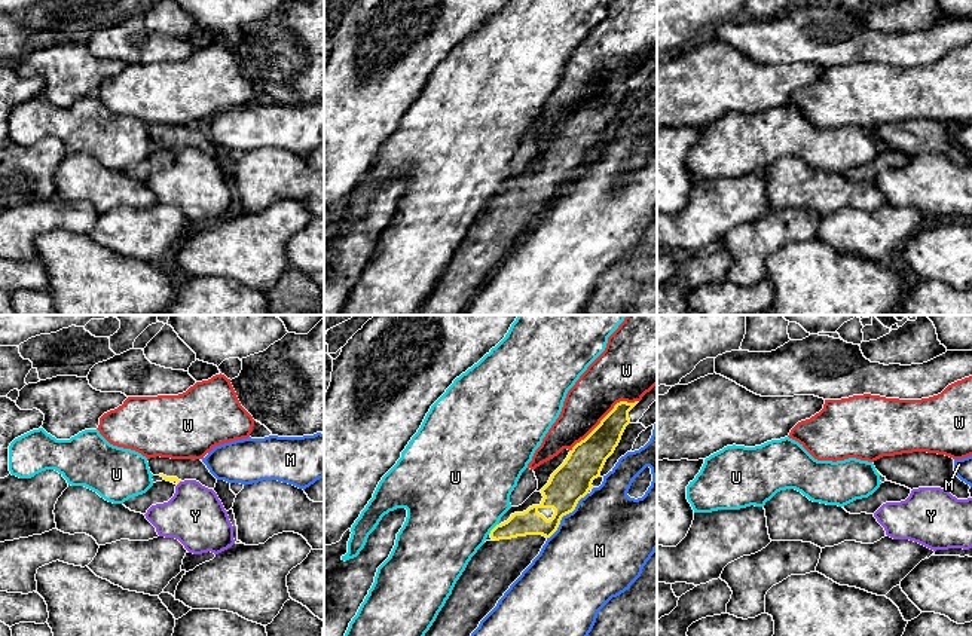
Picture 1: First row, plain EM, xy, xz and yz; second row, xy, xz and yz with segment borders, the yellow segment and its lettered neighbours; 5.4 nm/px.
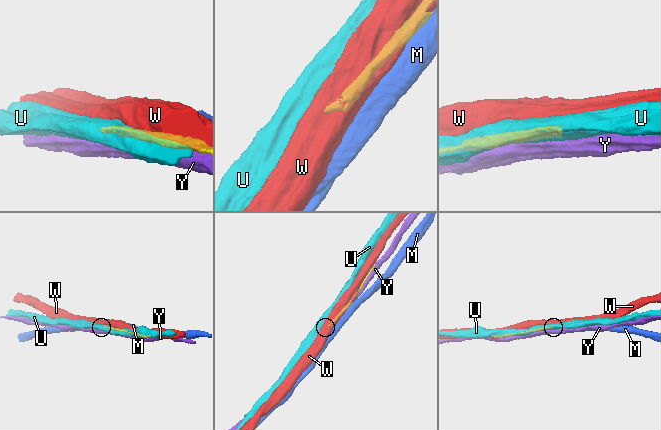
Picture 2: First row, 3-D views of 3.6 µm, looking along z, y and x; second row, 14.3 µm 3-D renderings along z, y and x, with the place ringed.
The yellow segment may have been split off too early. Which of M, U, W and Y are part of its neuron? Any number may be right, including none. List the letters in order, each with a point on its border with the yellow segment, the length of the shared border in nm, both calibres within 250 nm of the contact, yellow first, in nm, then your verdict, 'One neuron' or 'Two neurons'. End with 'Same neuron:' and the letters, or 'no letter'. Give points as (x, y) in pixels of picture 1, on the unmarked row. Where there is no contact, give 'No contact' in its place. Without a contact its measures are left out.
M: Touches yellow at xz (565, 182). Shared border 340 nm. Thickness 200 nm (yellow) against 480 nm. Two neurons
U: Touches yellow at xz (492, 196). Shared border 90 nm. Thickness 140 nm (yellow) against 500 nm. Two neurons
W: Touches yellow at xz (604, 85). Shared border 460 nm. Thickness 200 nm (yellow) against 280 nm. Two neurons
Y: Touches yellow at xy (179, 149). Shared border 40 nm. Thickness 30 nm (yellow) against 320 nm. Two neurons
Same neuron: no letter

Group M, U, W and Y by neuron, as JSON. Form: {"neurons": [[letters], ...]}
{"neurons": [["M"], ["U"], ["W"], ["Y"]]}

